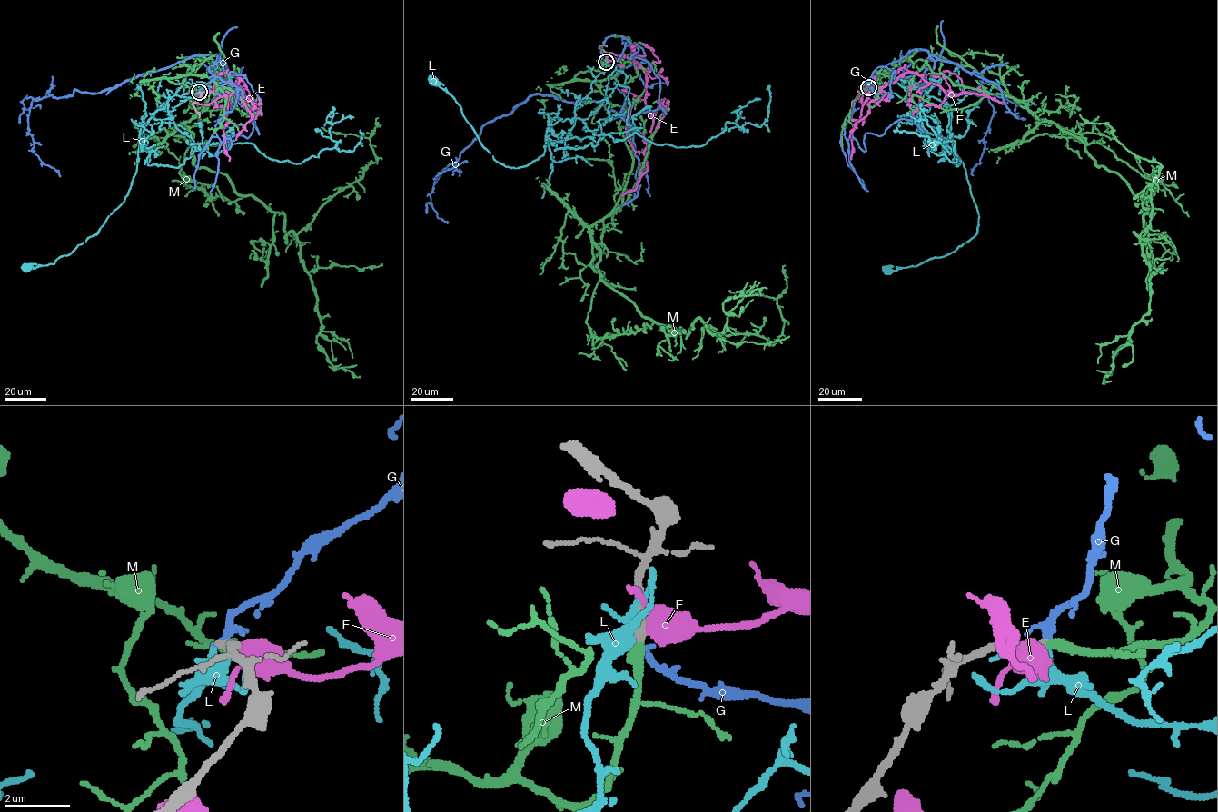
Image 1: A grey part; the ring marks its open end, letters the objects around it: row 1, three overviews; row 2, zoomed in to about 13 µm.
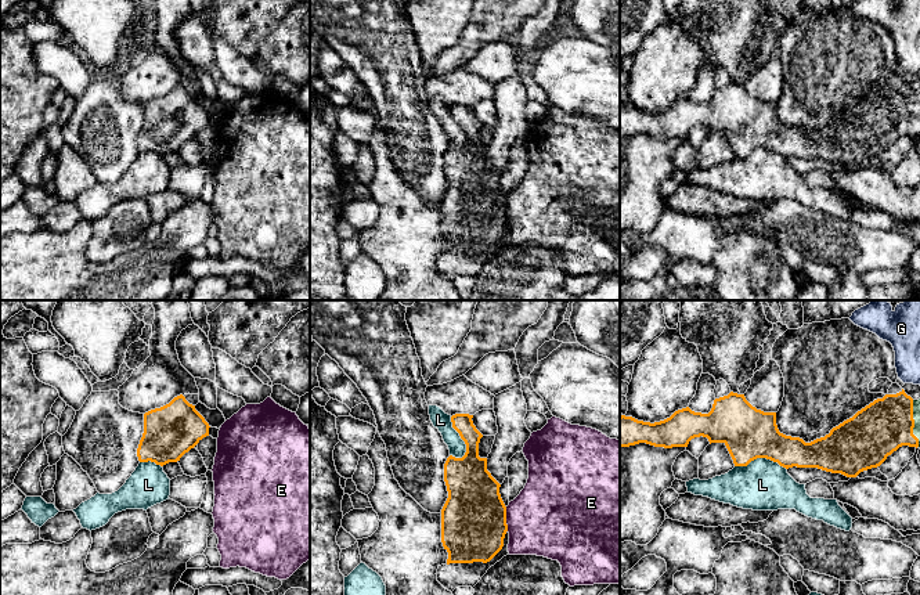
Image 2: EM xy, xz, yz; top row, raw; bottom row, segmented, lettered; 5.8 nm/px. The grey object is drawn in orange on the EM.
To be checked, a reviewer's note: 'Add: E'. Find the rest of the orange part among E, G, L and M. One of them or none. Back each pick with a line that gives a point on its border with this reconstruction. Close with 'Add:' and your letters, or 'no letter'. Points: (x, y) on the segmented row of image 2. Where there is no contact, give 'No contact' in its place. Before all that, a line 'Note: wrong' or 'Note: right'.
Note: wrong
M: Touches orange at yz (913, 424)
Add: M

